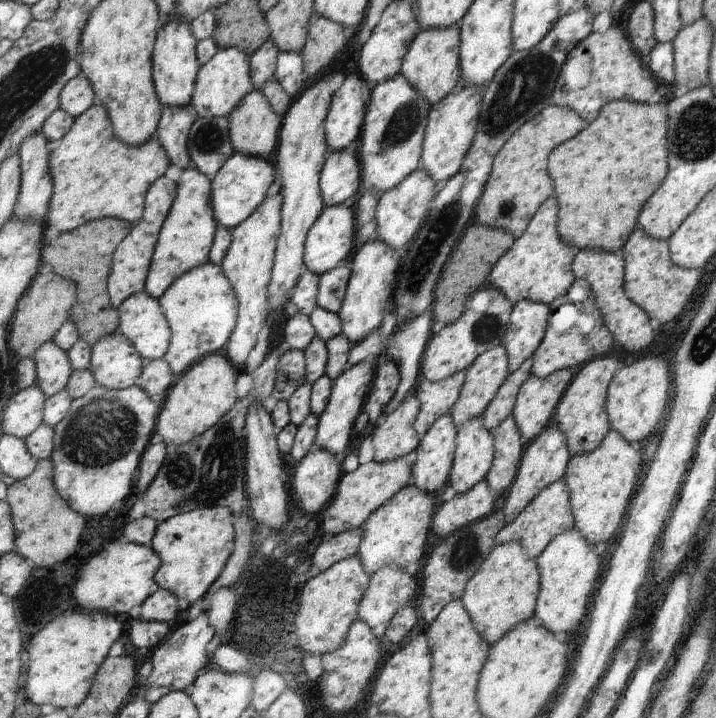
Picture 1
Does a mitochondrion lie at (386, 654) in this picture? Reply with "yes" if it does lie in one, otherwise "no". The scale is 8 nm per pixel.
no

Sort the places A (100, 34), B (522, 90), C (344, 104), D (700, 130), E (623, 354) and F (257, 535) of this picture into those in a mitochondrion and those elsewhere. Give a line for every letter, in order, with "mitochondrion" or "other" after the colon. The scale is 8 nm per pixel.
A: other
B: mitochondrion
C: other
D: mitochondrion
E: other
F: other

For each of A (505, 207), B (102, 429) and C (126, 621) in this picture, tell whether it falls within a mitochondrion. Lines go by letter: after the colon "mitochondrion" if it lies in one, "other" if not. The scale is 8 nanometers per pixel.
A: mitochondrion
B: mitochondrion
C: other

